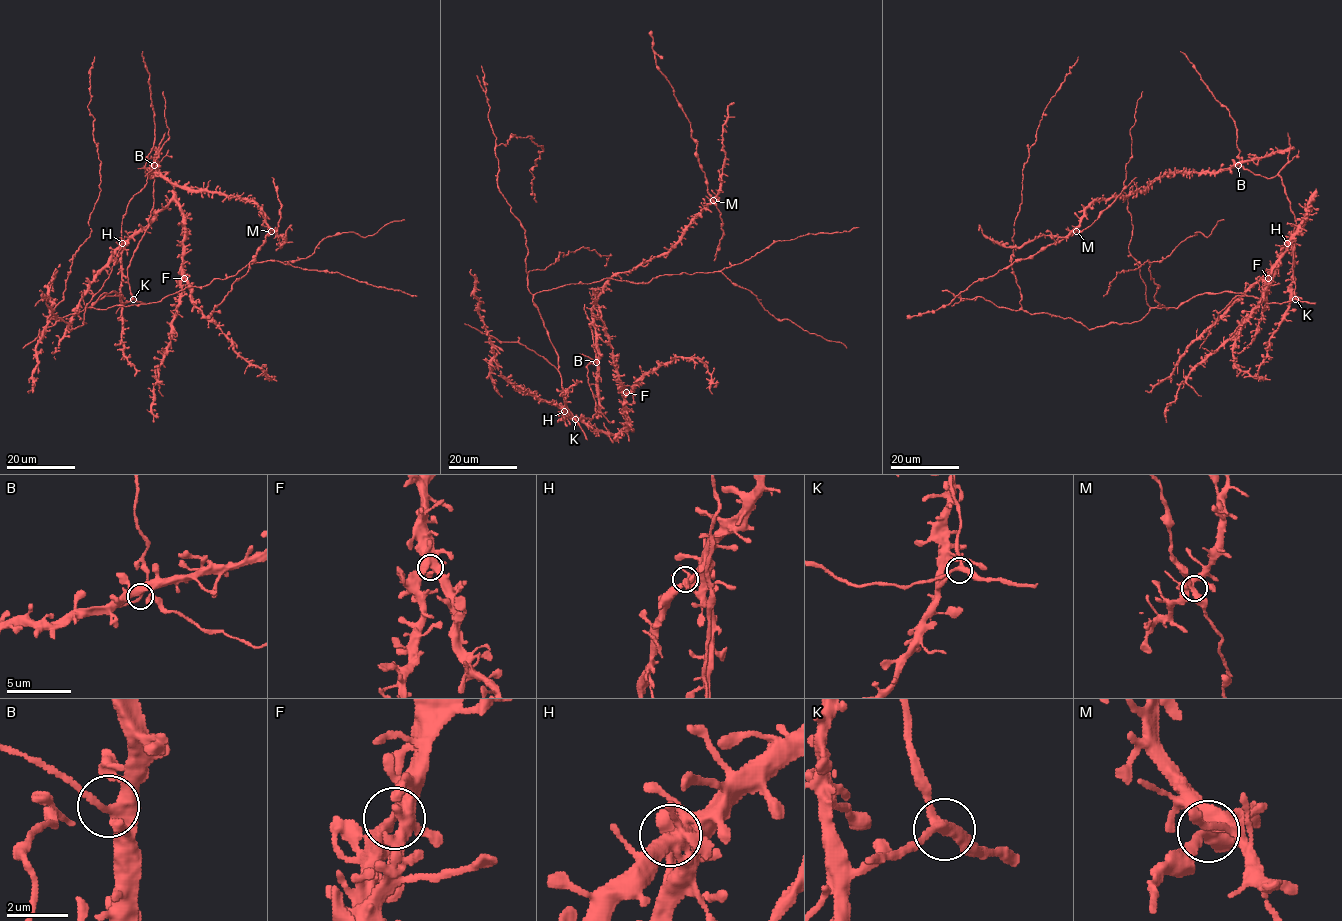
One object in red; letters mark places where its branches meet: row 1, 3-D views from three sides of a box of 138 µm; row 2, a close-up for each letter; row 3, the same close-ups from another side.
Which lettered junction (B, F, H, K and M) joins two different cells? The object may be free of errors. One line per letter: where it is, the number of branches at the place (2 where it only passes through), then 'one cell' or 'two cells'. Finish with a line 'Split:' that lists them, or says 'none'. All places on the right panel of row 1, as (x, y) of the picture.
B: at (1238, 165); 3 branches meet; one cell
F: at (1268, 278); 3 branches meet; one cell
H: at (1287, 243); 5 branches meet; one cell
K: at (1295, 299); 3 branches meet; one cell
M: at (1076, 231); 4 branches meet; two cells
Split: M

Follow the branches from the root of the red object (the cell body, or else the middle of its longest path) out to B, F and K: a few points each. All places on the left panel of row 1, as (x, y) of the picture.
B: (127, 270), (148, 226), (154, 201), (157, 151), (154, 165)
F: (127, 270), (148, 226), (147, 219), (152, 220), (173, 200), (183, 217), (184, 278)
K: (127, 270), (133, 299)

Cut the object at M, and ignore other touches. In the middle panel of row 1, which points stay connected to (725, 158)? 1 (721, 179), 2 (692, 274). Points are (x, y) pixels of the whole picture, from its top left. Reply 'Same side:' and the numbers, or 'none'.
Same side: 1, 2

